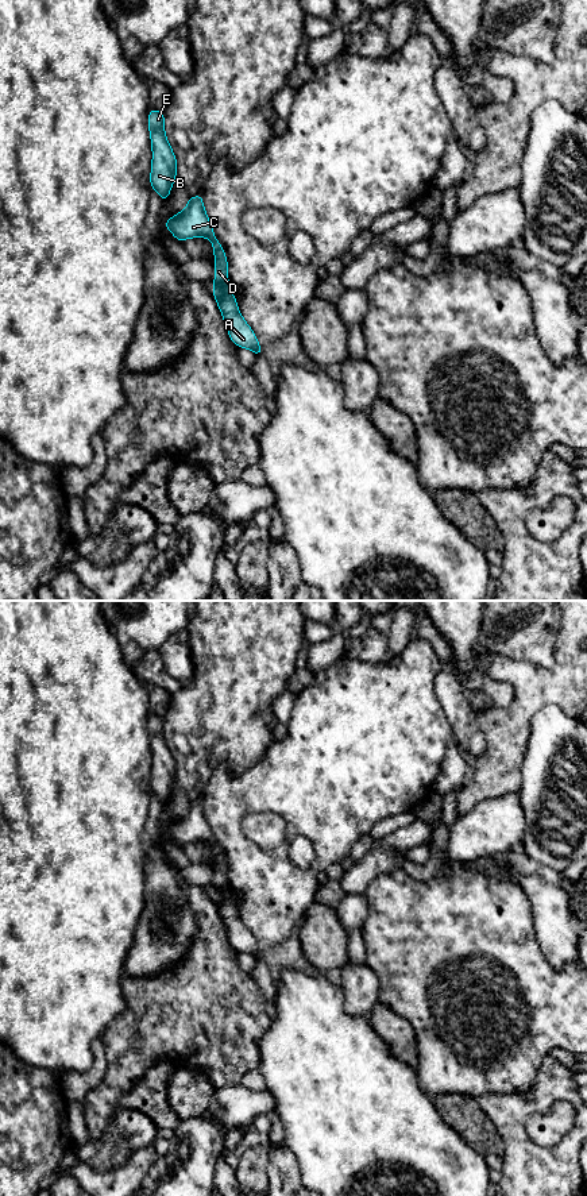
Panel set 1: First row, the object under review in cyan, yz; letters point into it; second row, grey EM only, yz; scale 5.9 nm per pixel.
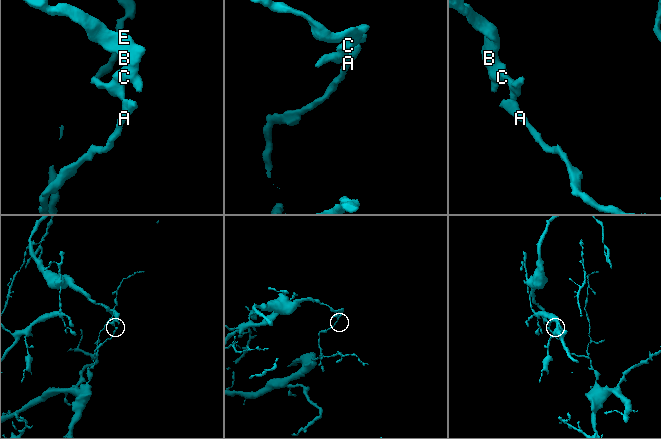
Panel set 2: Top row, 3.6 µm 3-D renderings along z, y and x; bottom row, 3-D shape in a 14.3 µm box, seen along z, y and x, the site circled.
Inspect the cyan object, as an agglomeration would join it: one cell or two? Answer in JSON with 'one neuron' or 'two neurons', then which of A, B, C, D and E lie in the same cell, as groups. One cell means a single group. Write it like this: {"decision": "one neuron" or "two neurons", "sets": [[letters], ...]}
{"decision": "two neurons", "sets": [["A"], ["B", "C", "D", "E"]]}

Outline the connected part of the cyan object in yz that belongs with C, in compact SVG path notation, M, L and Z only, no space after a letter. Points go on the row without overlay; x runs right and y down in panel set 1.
M202 799L189 802L186 813L170 822L163 832L166 832L178 846L190 842L208 842L215 857L213 892L227 896L232 895L227 879L228 864L224 860L223 850L213 838L212 829L204 813Z

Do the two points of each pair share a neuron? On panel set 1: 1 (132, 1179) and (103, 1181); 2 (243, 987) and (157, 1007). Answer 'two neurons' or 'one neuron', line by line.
1: one neuron
2: one neuron

